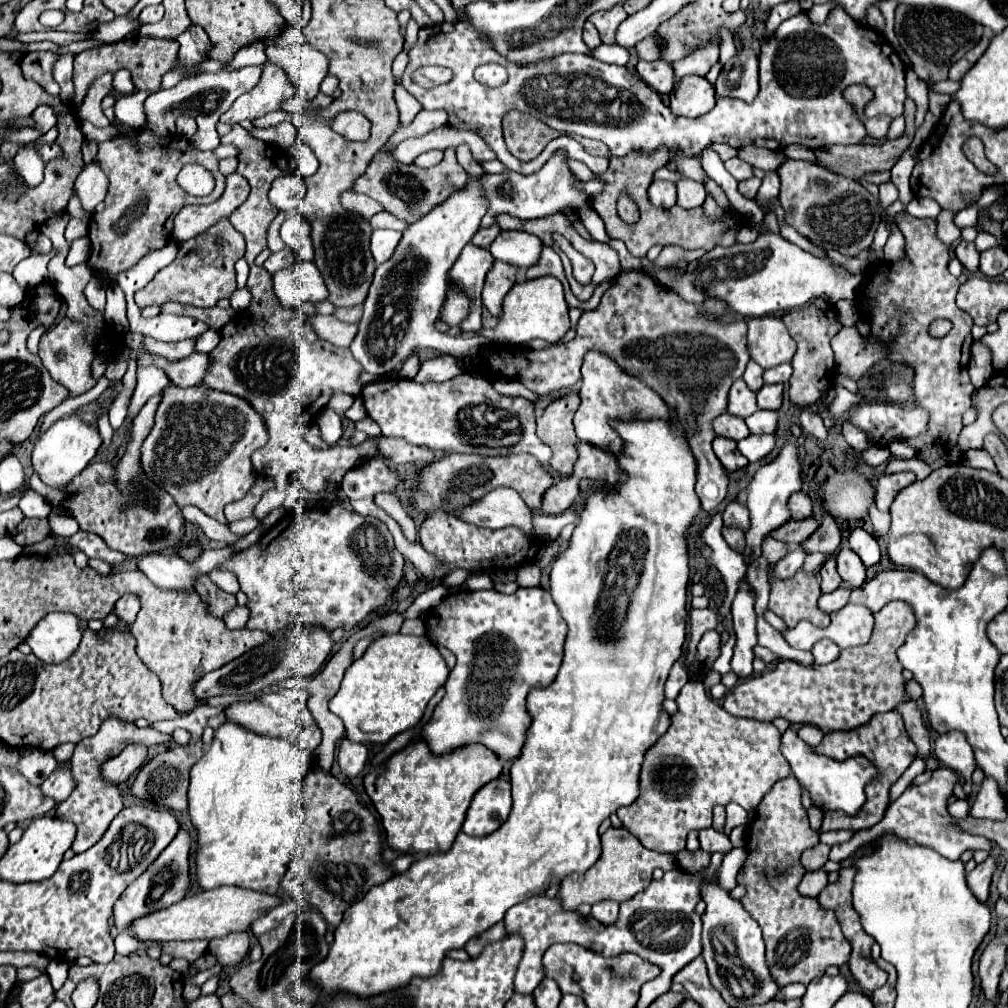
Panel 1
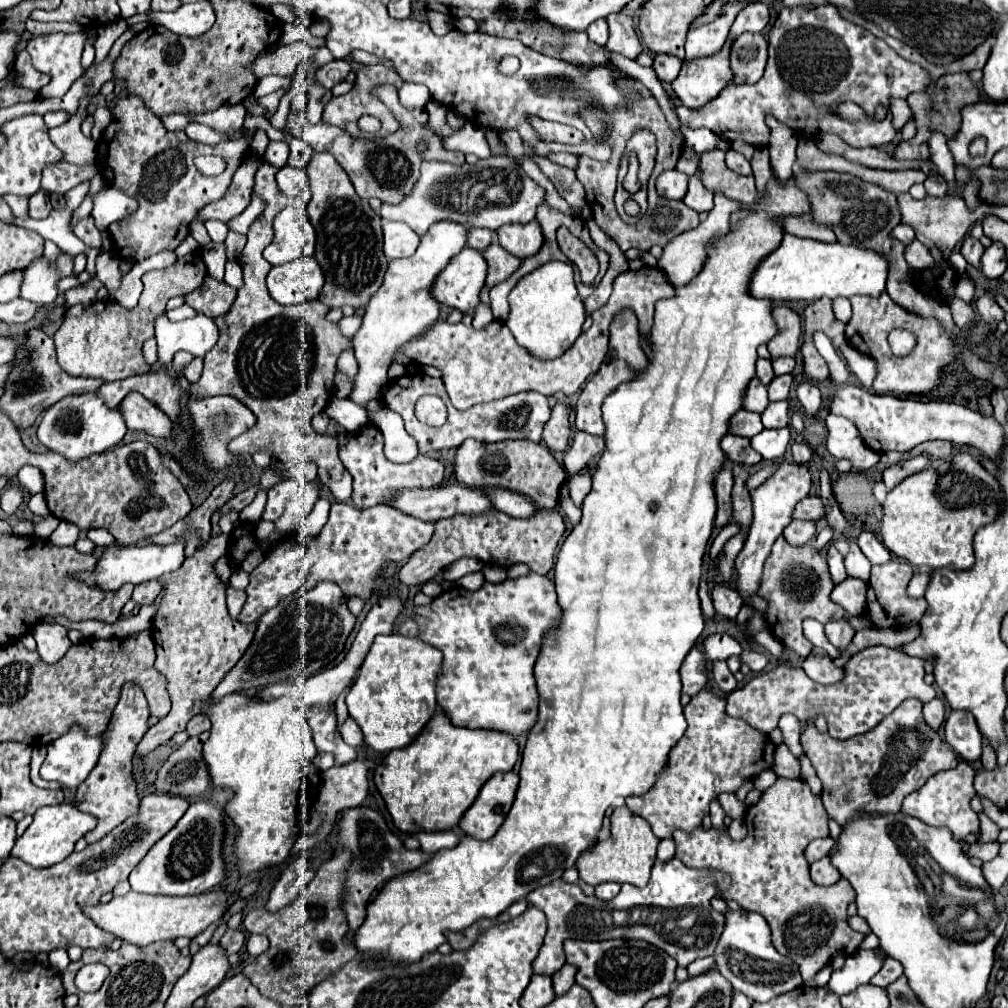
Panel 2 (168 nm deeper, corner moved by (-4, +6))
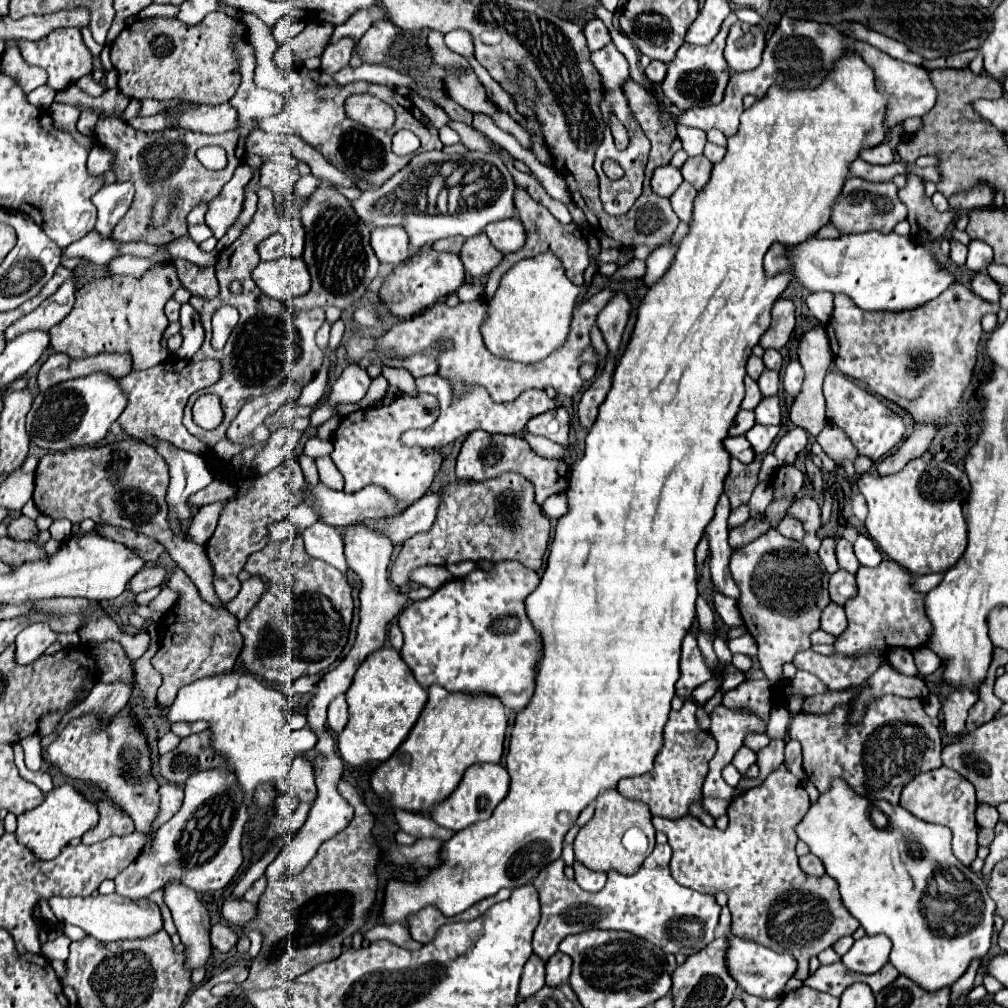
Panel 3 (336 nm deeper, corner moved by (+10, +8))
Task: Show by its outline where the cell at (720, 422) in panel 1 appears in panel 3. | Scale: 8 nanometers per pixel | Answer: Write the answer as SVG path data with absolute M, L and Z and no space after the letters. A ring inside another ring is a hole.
M740 410L736 414L736 420L730 428L730 436L740 436L740 434L746 434L752 426L756 424L756 418L754 418L754 412L750 410Z

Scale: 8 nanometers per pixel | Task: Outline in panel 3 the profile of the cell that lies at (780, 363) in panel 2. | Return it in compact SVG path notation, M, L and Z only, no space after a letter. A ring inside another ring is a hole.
M766 350L762 360L764 360L768 370L780 370L780 366L782 366L782 356L778 350Z

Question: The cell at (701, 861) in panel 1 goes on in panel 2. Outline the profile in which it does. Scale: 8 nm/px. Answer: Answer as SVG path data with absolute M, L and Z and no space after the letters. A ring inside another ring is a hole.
M776 778L776 782L762 792L762 798L748 808L746 824L748 824L748 836L742 842L732 842L726 834L726 828L724 830L698 828L692 834L674 832L676 858L680 858L688 868L716 868L730 874L732 884L722 896L736 900L744 910L756 910L758 914L762 914L772 930L774 948L798 964L804 982L812 980L836 956L844 958L852 956L860 948L860 942L864 940L864 936L854 932L846 922L848 918L846 908L854 900L852 886L844 878L832 886L816 886L810 880L810 864L804 858L804 848L812 840L828 836L828 814L822 806L822 800L810 792L804 780Z

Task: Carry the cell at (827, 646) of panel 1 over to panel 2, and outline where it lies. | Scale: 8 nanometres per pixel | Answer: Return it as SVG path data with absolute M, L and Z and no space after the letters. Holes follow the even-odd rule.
M838 620L838 622L828 622L826 624L826 636L830 640L830 644L834 644L838 650L846 648L854 636L854 630L850 628L850 624L846 620Z

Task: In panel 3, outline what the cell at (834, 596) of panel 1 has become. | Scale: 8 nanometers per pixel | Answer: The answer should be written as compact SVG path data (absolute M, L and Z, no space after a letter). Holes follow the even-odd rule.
M842 568L832 574L832 578L830 578L830 598L832 598L832 602L846 604L846 600L854 598L856 592L858 592L858 588L856 588L854 574L850 574Z

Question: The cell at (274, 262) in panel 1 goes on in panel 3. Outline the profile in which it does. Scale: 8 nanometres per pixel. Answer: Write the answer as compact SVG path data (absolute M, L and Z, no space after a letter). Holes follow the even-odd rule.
M280 232L268 236L266 240L262 240L258 244L258 256L266 262L266 260L278 260L282 256L286 256L286 250L284 250L284 236Z

